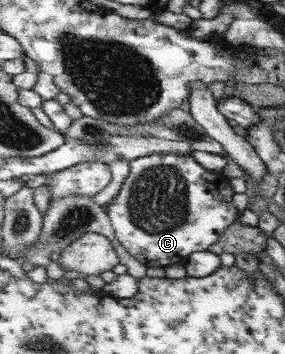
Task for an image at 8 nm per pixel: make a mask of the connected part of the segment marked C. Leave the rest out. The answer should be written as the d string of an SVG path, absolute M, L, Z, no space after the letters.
M156 153L146 156L138 157L131 162L131 171L125 176L125 183L123 184L120 194L107 206L108 214L110 215L111 223L116 231L116 239L124 247L124 249L133 257L137 262L145 266L158 266L161 268L167 265L179 264L188 259L192 254L199 251L208 251L208 249L219 241L222 233L225 232L230 225L237 222L240 211L233 203L233 195L235 195L234 186L231 185L229 178L223 176L221 172L211 171L204 168L192 155L187 154L170 154L170 153Z

